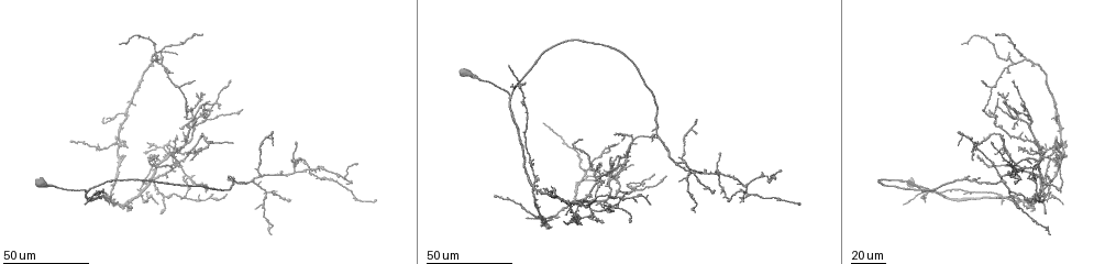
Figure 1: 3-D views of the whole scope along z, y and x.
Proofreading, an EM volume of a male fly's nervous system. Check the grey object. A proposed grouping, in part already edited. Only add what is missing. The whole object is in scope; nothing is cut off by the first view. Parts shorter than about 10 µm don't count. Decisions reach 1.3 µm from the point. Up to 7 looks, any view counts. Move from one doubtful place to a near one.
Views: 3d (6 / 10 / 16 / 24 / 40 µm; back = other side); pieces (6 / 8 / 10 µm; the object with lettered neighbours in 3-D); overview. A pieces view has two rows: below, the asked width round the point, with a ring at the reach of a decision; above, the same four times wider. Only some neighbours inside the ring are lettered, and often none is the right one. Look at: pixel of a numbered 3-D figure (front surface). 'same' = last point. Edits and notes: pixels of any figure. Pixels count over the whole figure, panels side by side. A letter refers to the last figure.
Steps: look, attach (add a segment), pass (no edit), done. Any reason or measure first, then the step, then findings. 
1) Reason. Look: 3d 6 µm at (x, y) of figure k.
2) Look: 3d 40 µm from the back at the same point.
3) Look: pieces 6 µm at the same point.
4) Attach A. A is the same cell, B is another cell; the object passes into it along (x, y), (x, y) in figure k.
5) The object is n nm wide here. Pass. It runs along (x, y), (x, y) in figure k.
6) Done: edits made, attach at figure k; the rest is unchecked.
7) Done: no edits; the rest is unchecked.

Branch stops here. Look: 3d 40 µm at (230, 143) of figure 1.

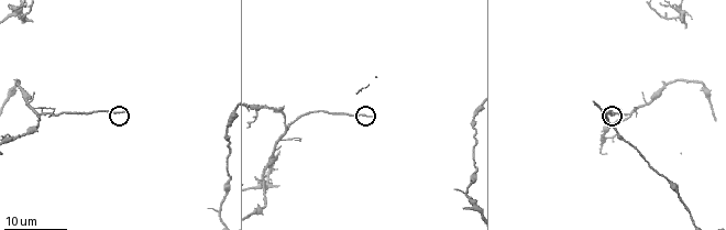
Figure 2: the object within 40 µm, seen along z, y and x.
See the neighbours. Look: pieces 8 µm at (374, 118) of figure 2.

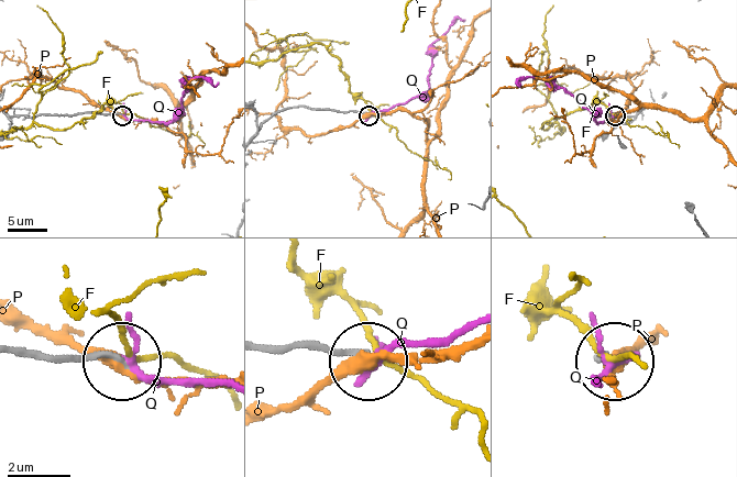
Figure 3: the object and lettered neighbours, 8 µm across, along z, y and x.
Pass. F, P and Q are other cells; no lettered segment goes on from it.

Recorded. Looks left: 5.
Free end. Look: 3d 24 µm at (1012, 80) of figure 1.

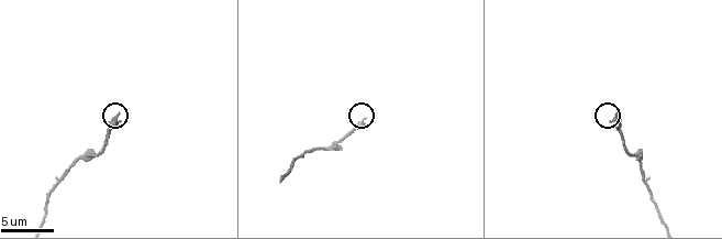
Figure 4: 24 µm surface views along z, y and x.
What lies round it. Look: pieces 8 µm at (120, 112) of figure 4.

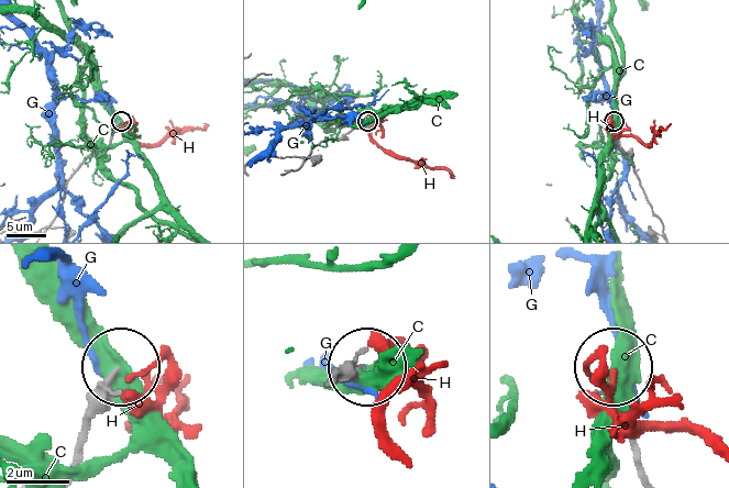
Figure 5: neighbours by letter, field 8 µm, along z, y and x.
Pass. C, G and H are other cells; no lettered segment goes on from it.

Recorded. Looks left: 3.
End of a long branch. Look: 3d 24 µm at (666, 178) of figure 1.

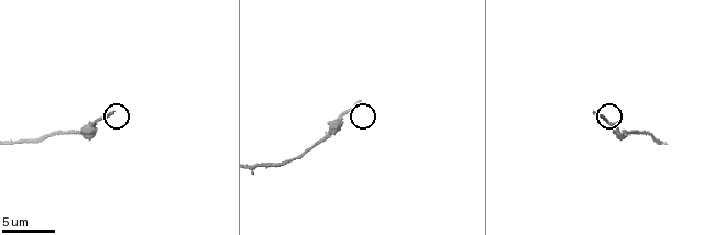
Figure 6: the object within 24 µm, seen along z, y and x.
Look: pieces 6 µm at (113, 111) of figure 6.

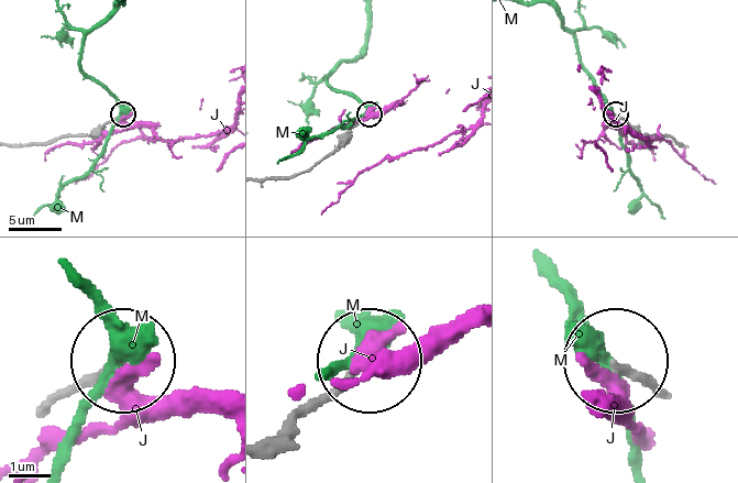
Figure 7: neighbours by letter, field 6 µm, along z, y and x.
Pass. J and M are other cells; none of them fits.

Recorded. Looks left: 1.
Done: no edits; the rest is unchecked.

